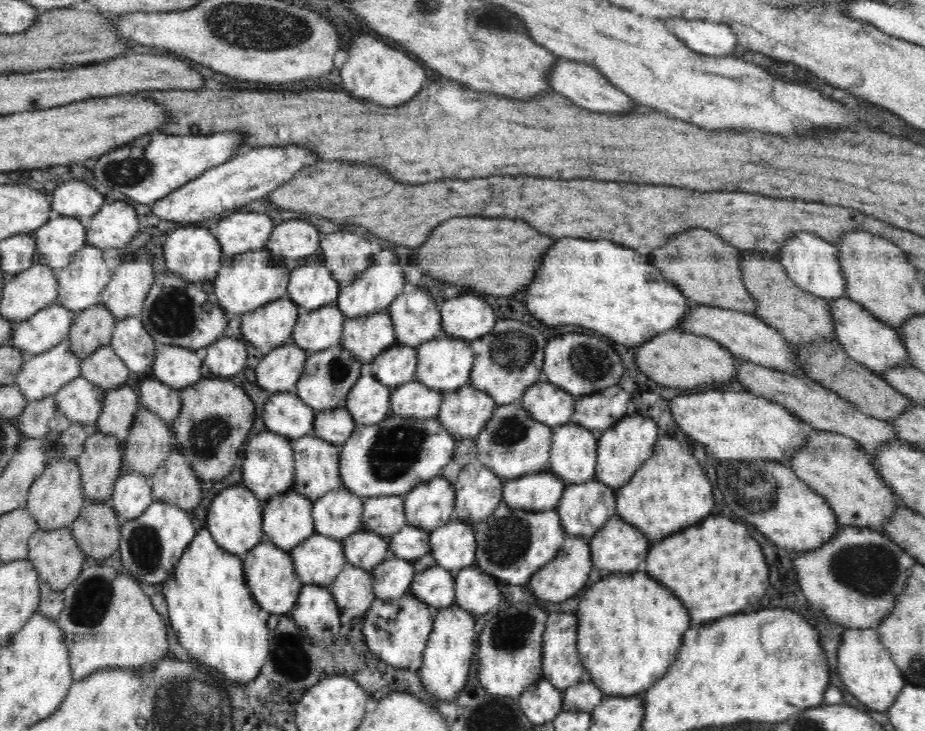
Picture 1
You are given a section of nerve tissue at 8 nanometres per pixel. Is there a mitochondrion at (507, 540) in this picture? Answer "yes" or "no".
yes

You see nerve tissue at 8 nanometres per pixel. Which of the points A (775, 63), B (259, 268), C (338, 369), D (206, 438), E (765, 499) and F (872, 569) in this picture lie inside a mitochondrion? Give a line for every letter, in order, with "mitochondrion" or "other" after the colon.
A: other
B: other
C: mitochondrion
D: mitochondrion
E: mitochondrion
F: mitochondrion

